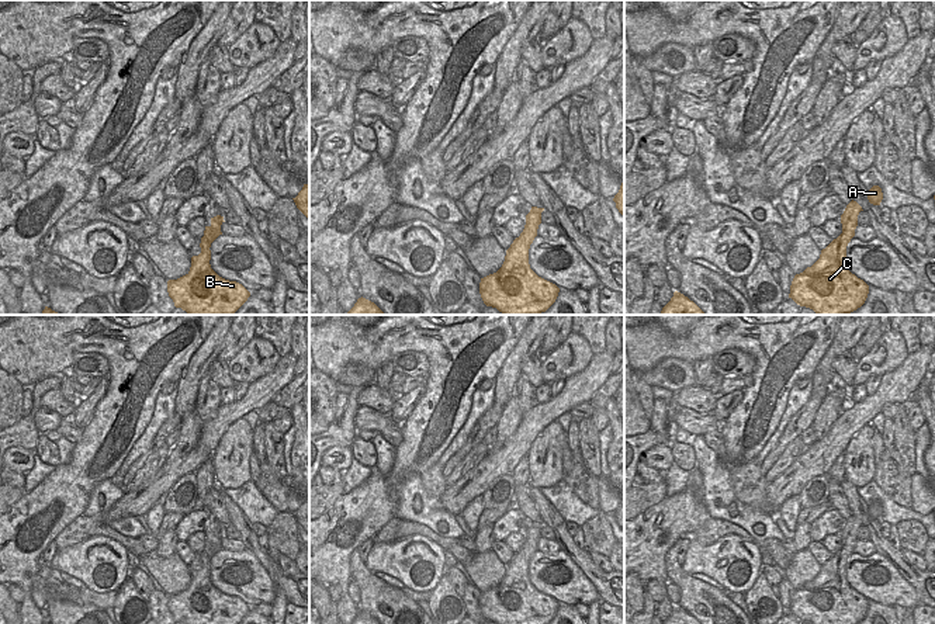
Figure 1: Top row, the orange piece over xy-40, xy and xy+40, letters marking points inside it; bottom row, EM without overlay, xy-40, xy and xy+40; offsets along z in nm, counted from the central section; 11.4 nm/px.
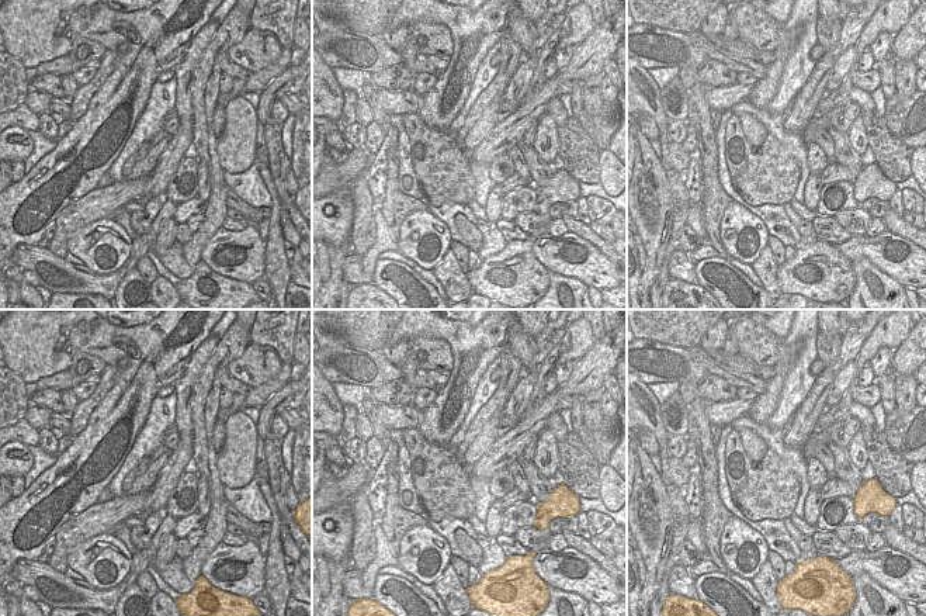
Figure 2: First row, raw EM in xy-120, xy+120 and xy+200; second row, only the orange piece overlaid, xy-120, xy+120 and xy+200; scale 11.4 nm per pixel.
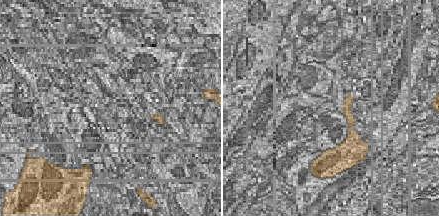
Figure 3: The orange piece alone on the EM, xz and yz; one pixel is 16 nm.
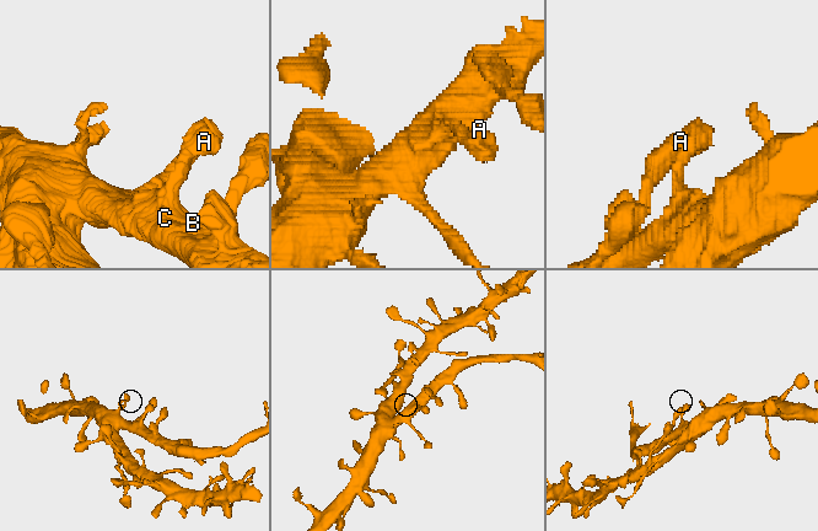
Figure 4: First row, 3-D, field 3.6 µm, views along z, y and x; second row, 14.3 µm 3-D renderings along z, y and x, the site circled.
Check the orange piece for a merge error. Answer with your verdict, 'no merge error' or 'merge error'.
no merge error

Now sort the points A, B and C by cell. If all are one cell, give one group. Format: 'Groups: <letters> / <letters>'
Groups: A B C.

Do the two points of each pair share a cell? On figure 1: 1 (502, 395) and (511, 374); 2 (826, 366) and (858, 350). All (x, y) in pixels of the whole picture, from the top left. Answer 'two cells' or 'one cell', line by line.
1: one cell
2: two cells

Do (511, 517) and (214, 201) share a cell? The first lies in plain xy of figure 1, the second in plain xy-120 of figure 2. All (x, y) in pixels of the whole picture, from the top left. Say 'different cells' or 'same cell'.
different cells

